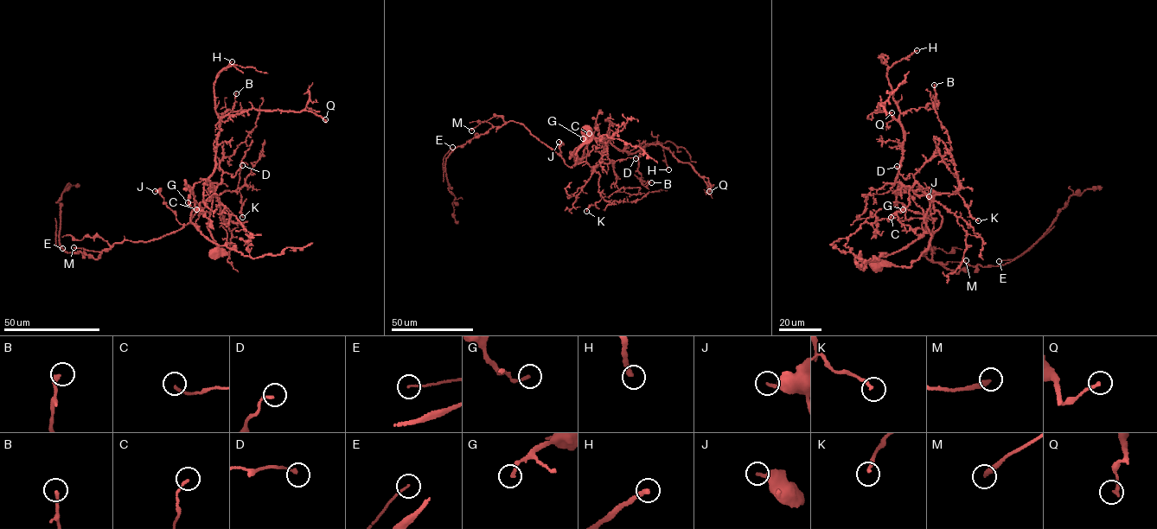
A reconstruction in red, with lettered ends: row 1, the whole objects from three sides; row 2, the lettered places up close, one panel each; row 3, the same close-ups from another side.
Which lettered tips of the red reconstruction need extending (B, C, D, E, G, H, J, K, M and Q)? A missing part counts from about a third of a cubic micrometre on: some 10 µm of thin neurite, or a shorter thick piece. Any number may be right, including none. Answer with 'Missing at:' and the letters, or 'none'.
Missing at: H

